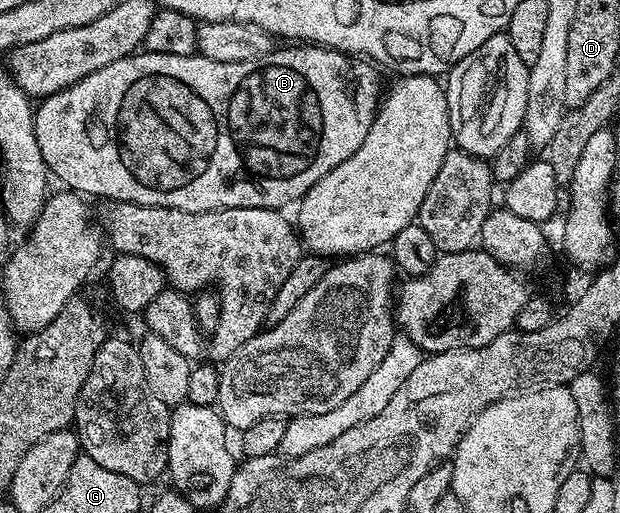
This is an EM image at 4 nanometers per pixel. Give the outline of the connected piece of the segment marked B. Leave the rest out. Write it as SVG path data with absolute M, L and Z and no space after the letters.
M291 44L288 50L272 49L271 53L254 58L253 60L241 60L233 64L225 64L217 60L209 60L203 58L199 53L190 54L189 56L169 56L168 54L148 54L146 52L136 52L127 58L117 60L113 64L105 64L105 68L101 68L97 72L93 72L89 76L85 76L80 82L75 82L69 88L65 88L61 92L51 94L47 98L42 99L34 107L35 111L35 131L37 132L37 144L41 148L41 156L45 160L48 171L52 175L55 174L63 181L62 185L72 192L78 192L80 195L88 196L92 194L95 198L103 198L102 200L110 200L113 202L132 202L133 204L145 204L146 206L160 206L161 208L177 208L181 212L205 212L206 210L224 210L225 208L269 208L270 210L278 210L287 208L287 205L298 203L303 193L309 188L313 188L313 184L317 184L317 180L321 180L321 176L325 176L325 172L329 172L333 168L337 168L337 164L341 164L345 160L349 160L349 156L353 156L353 152L357 152L357 148L361 148L361 144L365 144L365 136L369 132L369 128L375 119L375 113L379 110L381 101L381 86L379 90L379 74L370 61L364 60L359 56L344 54L342 50L333 50L330 46L316 46L314 44Z

